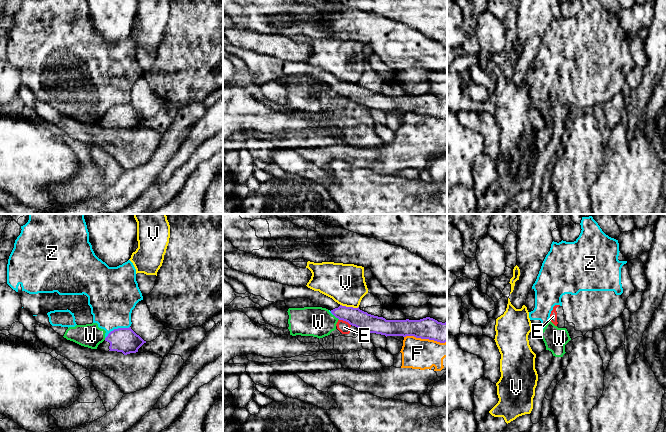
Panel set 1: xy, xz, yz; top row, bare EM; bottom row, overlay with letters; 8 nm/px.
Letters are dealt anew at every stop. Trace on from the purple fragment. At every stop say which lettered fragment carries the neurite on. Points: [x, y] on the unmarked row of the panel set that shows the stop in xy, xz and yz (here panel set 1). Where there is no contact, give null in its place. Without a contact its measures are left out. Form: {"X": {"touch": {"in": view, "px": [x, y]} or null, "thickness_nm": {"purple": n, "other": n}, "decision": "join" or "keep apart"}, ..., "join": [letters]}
{"E": {"touch": {"in": "xz", "px": [345, 96]}, "thickness_nm": {"purple": 150, "other": 100}, "decision": "keep apart"}, "F": {"touch": {"in": "xz", "px": [425, 114]}, "thickness_nm": {"purple": 180, "other": 240}, "decision": "keep apart"}, "V": {"touch": {"in": "xz", "px": [349, 83]}, "thickness_nm": {"purple": 150, "other": 320}, "decision": "keep apart"}, "W": {"touch": {"in": "xz", "px": [336, 93]}, "thickness_nm": {"purple": 140, "other": 240}, "decision": "keep apart"}, "Z": {"touch": {"in": "xy", "px": [116, 105]}, "thickness_nm": {"purple": 200, "other": 360}, "decision": "keep apart"}, "join": []}

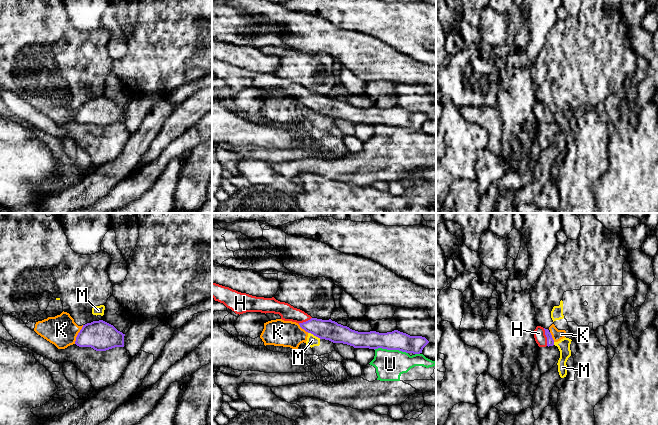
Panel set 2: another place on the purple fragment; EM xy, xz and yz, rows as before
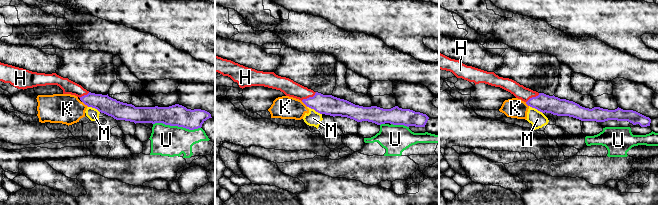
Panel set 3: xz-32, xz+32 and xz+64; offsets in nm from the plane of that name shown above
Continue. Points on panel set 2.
{"H": {"touch": {"in": "yz", "px": [546, 112]}, "thickness_nm": {"purple": 60, "other": 100}, "decision": "join"}, "K": {"touch": {"in": "xy", "px": [78, 110]}, "thickness_nm": {"purple": 240, "other": 260}, "decision": "keep apart"}, "M": {"touch": {"in": "xz", "px": [314, 111]}, "thickness_nm": {"purple": 160, "other": 90}, "decision": "keep apart"}, "U": {"touch": {"in": "xz", "px": [391, 125]}, "thickness_nm": {"purple": 160, "other": 240}, "decision": "keep apart"}, "join": ["H"]}

